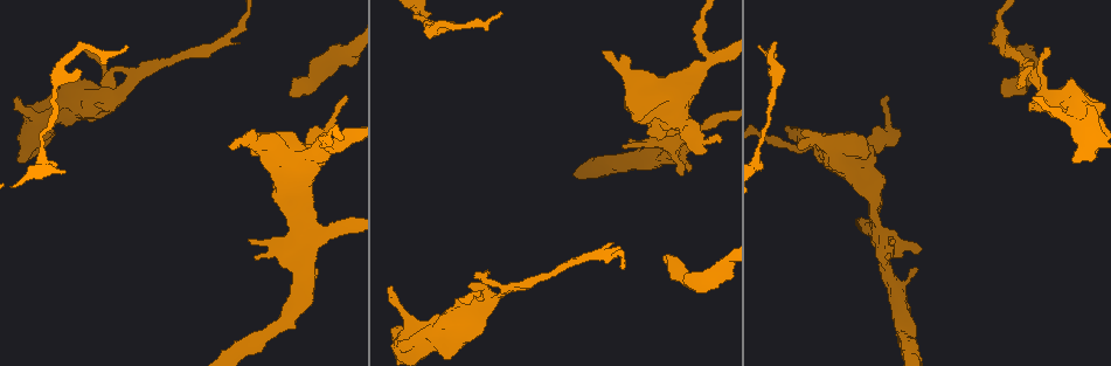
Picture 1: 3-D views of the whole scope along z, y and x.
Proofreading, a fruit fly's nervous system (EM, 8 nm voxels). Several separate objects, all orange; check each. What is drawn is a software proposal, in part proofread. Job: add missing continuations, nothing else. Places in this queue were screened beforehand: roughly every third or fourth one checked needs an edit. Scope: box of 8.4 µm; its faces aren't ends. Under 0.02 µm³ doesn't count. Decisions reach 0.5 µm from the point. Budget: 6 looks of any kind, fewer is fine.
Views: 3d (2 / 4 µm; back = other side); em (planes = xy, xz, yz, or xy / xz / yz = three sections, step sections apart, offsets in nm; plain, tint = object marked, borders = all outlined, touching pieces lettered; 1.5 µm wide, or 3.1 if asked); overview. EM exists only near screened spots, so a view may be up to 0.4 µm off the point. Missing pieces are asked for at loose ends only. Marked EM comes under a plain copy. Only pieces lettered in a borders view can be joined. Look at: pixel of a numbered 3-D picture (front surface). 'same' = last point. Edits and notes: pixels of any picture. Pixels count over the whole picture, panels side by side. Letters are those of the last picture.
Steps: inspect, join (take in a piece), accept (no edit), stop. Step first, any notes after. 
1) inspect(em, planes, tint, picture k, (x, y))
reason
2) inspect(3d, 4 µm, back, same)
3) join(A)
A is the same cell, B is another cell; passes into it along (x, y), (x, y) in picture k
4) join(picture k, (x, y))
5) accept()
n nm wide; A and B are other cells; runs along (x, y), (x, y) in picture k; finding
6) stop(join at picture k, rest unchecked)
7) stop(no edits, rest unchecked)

inspect(3d, 2 µm, picture 1, (79, 71))
thin end

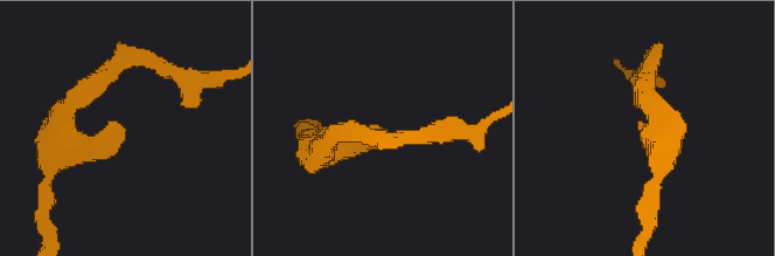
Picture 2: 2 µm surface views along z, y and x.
inspect(em, xz, step 8, tint, picture 2, (638, 124))

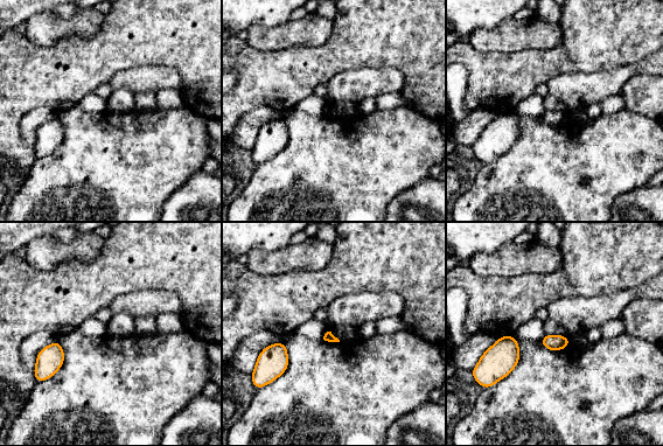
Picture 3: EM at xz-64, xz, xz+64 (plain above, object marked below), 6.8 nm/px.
inspect(em, planes, borders, same)

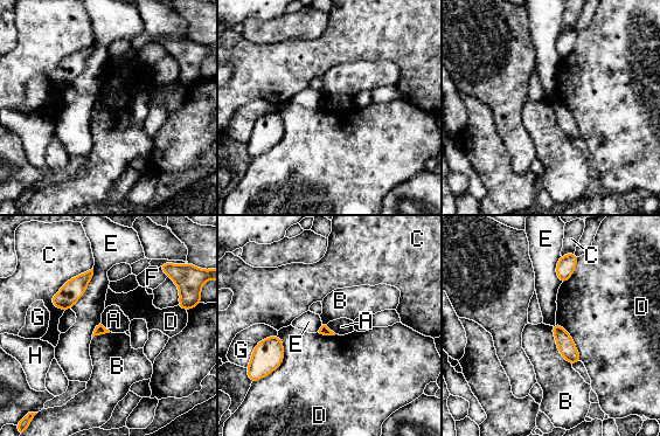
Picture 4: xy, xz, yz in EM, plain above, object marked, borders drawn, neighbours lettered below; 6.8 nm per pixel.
accept()
A, B, C, D, E, F, G and H are other cells; border along (550, 326), (557, 351), (571, 365) in picture 4; no lettered piece goes on from it

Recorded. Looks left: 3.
inspect(em, xy, step 8, tint, picture 1, (883, 181))
an open end

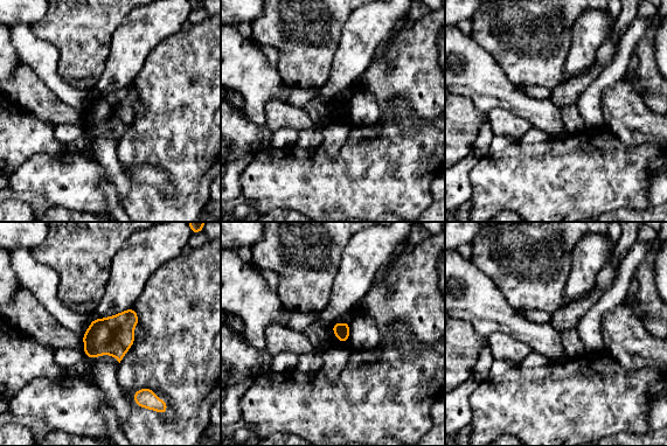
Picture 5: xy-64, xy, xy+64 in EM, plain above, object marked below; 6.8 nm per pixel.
inspect(em, yz, step 4, borders, same)

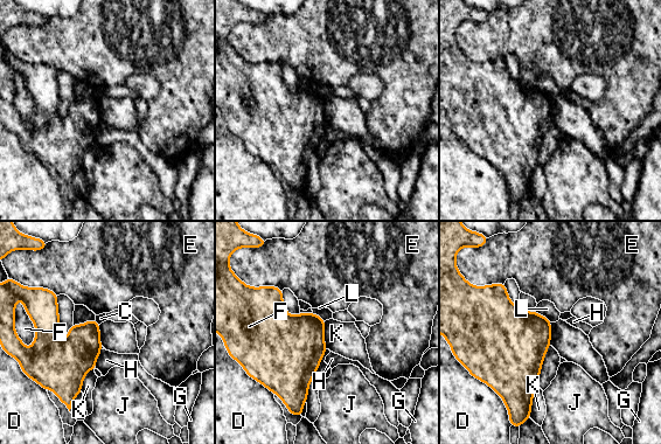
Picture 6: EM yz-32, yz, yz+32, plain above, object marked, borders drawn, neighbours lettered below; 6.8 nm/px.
accept()
F touches over 260 nm; C, D, E, F, G, H, J, K and L are other cells; border along (102, 349), (96, 359), (95, 367) in picture 6; no lettered piece goes on from it

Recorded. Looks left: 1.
stop(no edits, rest unchecked)

